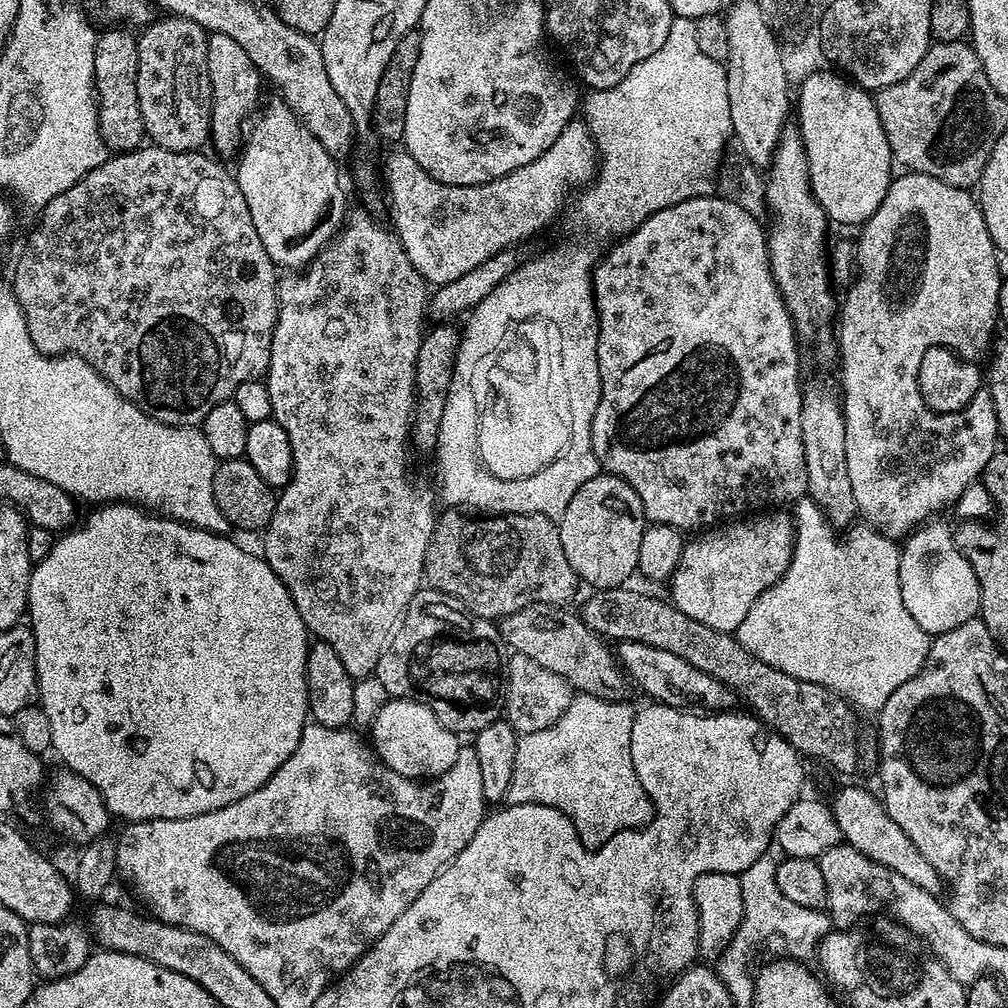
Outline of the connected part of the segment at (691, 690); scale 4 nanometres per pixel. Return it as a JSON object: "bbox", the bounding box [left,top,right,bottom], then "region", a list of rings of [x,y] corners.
{"bbox":[618,640,738,714],"region":[[[625,640],[619,645],[618,659],[625,677],[635,687],[637,684],[649,696],[649,701],[668,704],[672,708],[703,710],[709,714],[737,707],[738,697],[735,692],[730,691],[722,682],[718,682],[718,678],[702,674],[698,666],[690,666],[690,662],[678,658],[678,654],[670,654],[670,650],[658,650],[658,646],[646,646],[642,642]]]}

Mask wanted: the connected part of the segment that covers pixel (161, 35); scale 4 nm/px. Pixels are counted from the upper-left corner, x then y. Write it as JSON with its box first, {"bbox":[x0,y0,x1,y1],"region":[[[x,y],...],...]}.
{"bbox":[138,14,212,152],"region":[[[164,14],[139,33],[138,46],[138,106],[142,110],[142,122],[147,139],[157,148],[175,152],[194,152],[209,143],[212,130],[212,87],[206,66],[206,46],[209,33],[198,22],[190,22],[181,16]]]}

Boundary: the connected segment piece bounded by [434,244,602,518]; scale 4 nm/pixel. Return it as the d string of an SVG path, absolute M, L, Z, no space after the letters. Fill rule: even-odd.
M560 244L533 260L525 259L515 272L494 286L494 290L467 313L468 321L462 324L450 390L446 394L446 410L438 426L438 442L434 449L441 505L452 510L475 510L480 514L542 514L559 518L566 506L570 506L570 498L574 498L590 478L601 475L602 469L592 445L594 410L598 410L598 398L602 394L598 374L596 297L592 294L592 270L597 259L597 253L592 253L584 244ZM531 318L550 320L560 331L558 372L572 401L570 434L568 445L554 466L546 466L546 470L534 478L519 477L520 492L508 492L513 484L511 479L490 476L486 470L478 470L478 458L474 454L478 413L473 393L468 389L468 372L483 352L494 350L494 346L500 344L503 331Z

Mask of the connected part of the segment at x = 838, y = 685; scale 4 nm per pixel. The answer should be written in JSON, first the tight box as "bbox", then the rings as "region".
{"bbox":[734,518,931,714],"region":[[[823,518],[798,520],[795,525],[796,541],[792,547],[790,566],[786,566],[786,574],[782,574],[782,578],[774,586],[770,586],[762,594],[758,594],[754,606],[750,606],[746,618],[742,618],[742,622],[736,628],[734,633],[736,640],[746,651],[754,654],[754,658],[766,662],[766,666],[774,666],[774,670],[782,670],[782,674],[790,674],[790,678],[826,686],[831,692],[840,693],[858,708],[860,706],[864,711],[872,712],[872,714],[879,713],[886,698],[890,698],[890,694],[894,694],[894,690],[898,690],[898,686],[902,686],[902,682],[910,682],[910,678],[914,678],[914,674],[918,674],[922,662],[926,662],[926,654],[929,652],[931,644],[929,633],[924,632],[922,626],[918,626],[918,622],[912,617],[911,607],[906,603],[905,590],[900,585],[901,545],[895,539],[884,536],[883,533],[877,532],[864,522],[849,527],[846,532],[848,537],[844,541],[836,540],[837,533],[832,525]]]}

